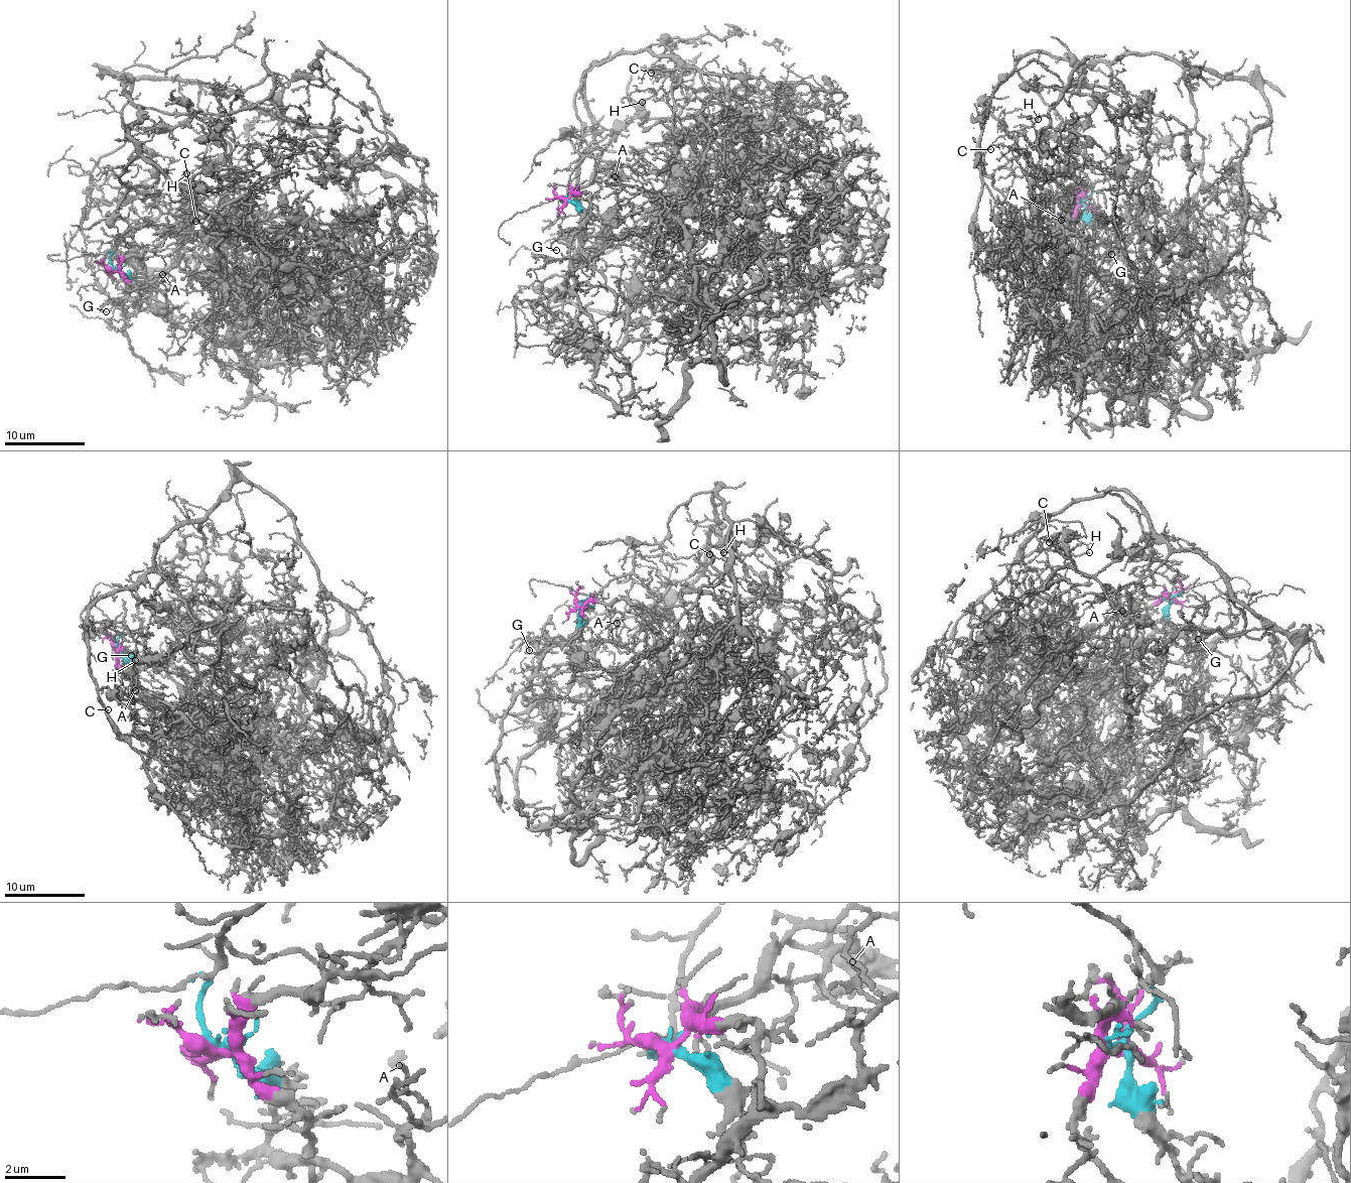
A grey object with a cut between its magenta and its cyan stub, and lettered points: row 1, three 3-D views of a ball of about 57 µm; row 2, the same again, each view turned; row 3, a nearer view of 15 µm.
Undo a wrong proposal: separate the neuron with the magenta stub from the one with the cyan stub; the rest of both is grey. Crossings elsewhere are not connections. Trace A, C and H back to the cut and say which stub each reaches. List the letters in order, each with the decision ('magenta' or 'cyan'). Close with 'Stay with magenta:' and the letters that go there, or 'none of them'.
A: magenta
C: cyan
H: cyan
Stay with magenta: A

